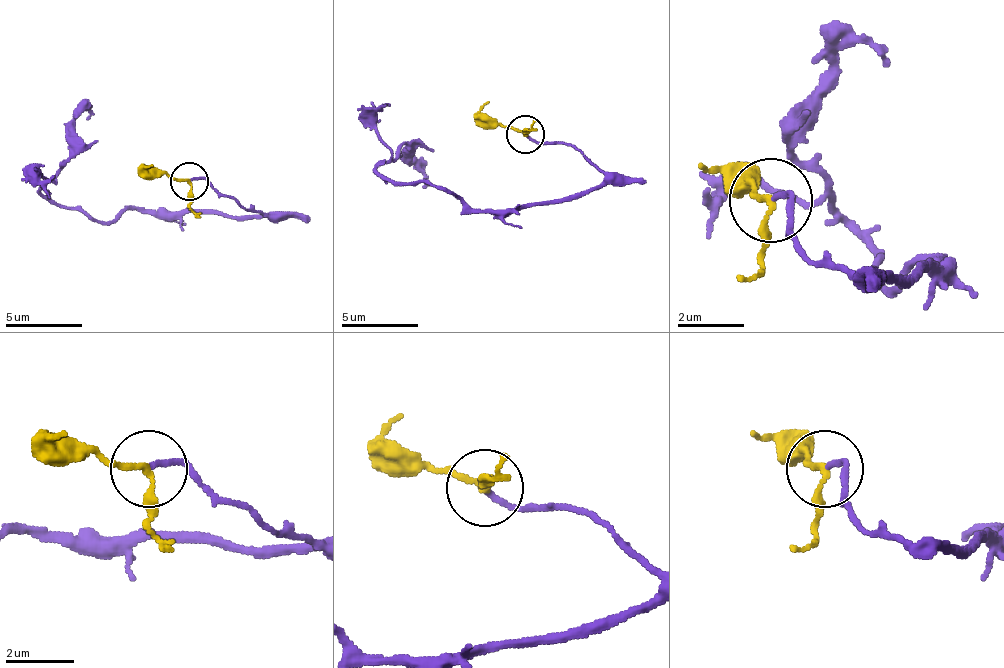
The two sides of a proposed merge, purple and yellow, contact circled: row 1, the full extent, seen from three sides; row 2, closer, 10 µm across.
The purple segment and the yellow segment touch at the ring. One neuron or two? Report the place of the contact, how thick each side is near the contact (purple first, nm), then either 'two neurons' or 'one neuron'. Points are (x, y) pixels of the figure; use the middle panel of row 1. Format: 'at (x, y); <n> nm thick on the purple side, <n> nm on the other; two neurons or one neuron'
at (525, 134); 150 nm thick on the purple side, 170 nm on the other; one neuron

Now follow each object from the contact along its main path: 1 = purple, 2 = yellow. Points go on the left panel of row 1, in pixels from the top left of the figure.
1: (190, 180), (267, 214), (133, 210), (99, 222), (57, 206), (42, 187), (68, 161), (87, 107), (87, 119)
2: (190, 180), (152, 176), (145, 168), (152, 165)

